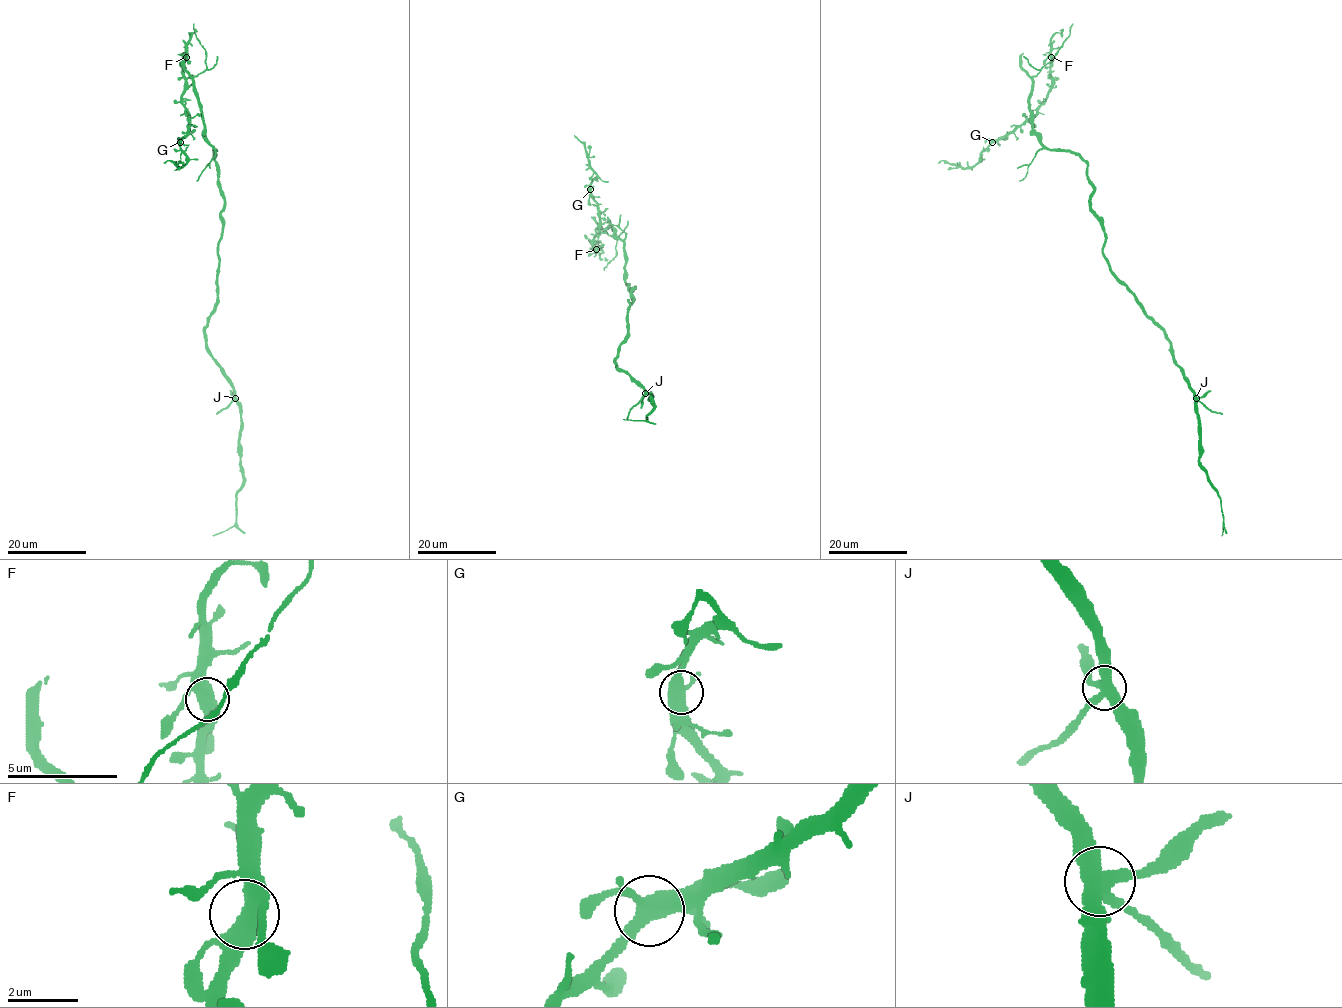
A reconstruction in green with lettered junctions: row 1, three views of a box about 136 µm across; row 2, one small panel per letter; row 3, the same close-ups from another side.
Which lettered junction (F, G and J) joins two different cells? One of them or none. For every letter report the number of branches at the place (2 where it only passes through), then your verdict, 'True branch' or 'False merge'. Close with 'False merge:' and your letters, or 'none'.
F: Branches: 4. True branch
G: Branches: 4. True branch
J: Branches: 4. False merge
False merge: J

